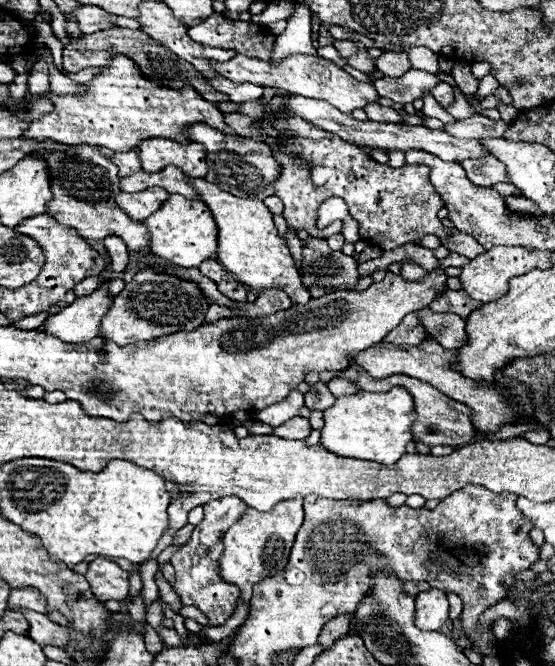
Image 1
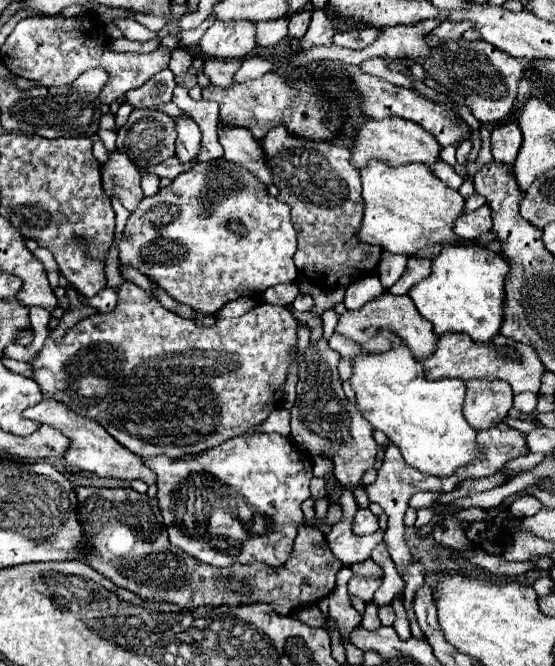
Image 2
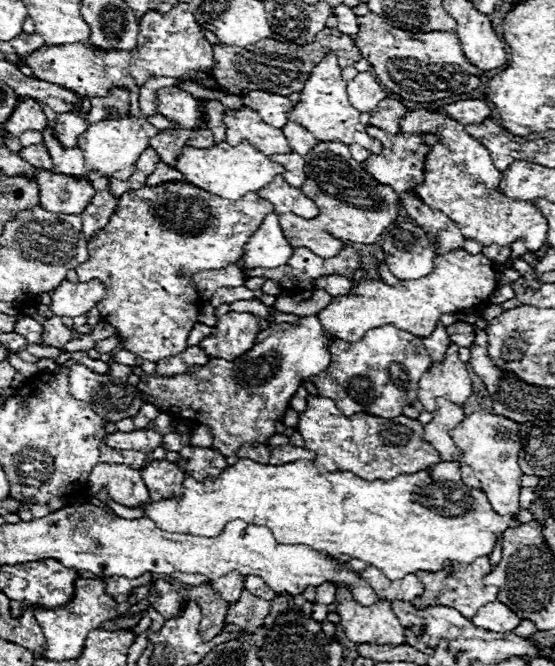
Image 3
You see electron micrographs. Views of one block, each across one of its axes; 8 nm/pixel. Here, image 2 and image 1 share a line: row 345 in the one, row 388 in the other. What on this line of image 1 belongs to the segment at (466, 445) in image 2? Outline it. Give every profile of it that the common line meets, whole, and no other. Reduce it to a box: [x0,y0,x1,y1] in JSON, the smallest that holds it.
[320,388,416,464]

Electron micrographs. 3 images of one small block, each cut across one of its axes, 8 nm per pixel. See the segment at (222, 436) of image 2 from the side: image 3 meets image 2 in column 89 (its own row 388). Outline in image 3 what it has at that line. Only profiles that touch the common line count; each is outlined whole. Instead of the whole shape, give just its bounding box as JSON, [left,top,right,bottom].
[310,326,432,418]

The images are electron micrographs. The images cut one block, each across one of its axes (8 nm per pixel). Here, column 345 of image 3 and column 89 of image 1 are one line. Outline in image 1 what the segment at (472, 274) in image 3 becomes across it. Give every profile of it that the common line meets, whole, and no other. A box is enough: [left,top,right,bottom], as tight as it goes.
[44,284,112,344]

